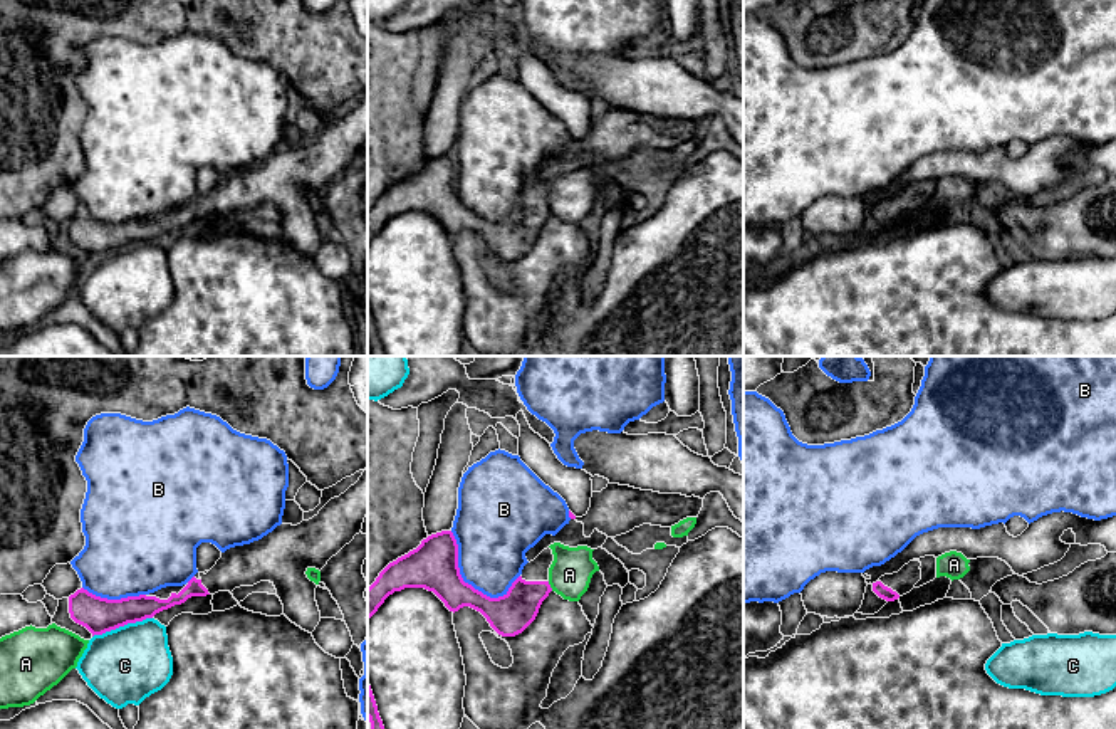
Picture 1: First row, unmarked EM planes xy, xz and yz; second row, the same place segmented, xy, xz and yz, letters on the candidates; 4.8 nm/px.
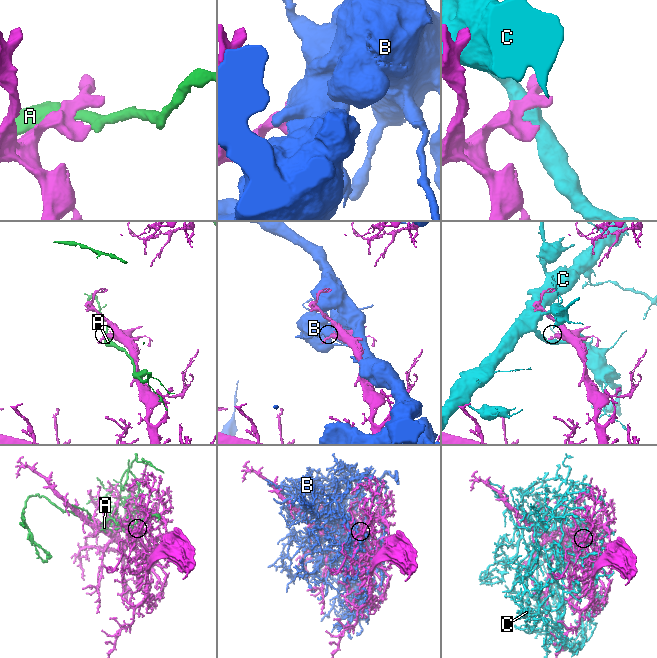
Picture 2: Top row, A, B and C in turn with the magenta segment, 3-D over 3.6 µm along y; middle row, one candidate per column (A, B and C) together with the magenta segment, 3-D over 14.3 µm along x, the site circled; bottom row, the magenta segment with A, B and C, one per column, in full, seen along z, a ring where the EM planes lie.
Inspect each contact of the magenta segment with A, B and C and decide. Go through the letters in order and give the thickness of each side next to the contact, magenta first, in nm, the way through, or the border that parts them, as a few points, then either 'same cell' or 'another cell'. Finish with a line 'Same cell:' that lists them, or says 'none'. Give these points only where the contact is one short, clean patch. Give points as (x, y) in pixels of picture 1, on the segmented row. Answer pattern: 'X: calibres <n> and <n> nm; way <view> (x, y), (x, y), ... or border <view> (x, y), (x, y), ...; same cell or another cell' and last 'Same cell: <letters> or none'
A: calibres 200 and 200 nm; another cell
B: calibres 240 and 340 nm; another cell
C: calibres 170 and 360 nm; another cell
Same cell: none

